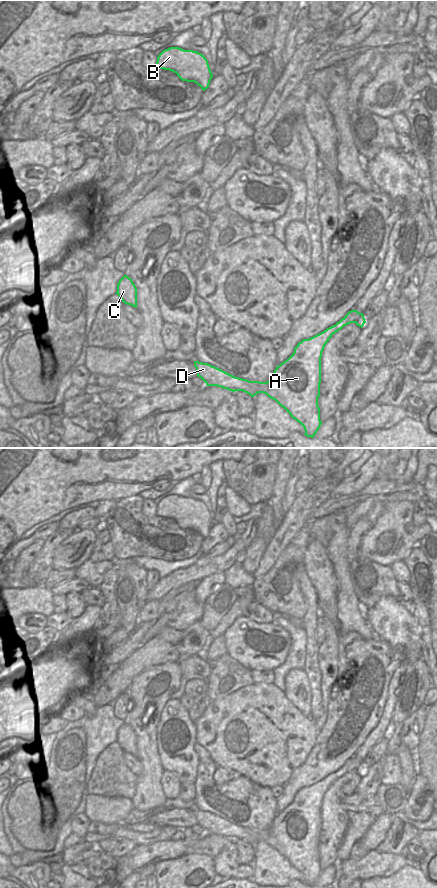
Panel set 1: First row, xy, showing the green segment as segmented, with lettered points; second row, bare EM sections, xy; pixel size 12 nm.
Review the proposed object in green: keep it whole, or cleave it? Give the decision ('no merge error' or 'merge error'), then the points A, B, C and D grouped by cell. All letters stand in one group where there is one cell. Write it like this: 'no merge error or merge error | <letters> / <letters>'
no merge error | A B C D

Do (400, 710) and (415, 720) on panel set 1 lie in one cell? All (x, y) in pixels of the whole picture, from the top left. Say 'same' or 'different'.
different

